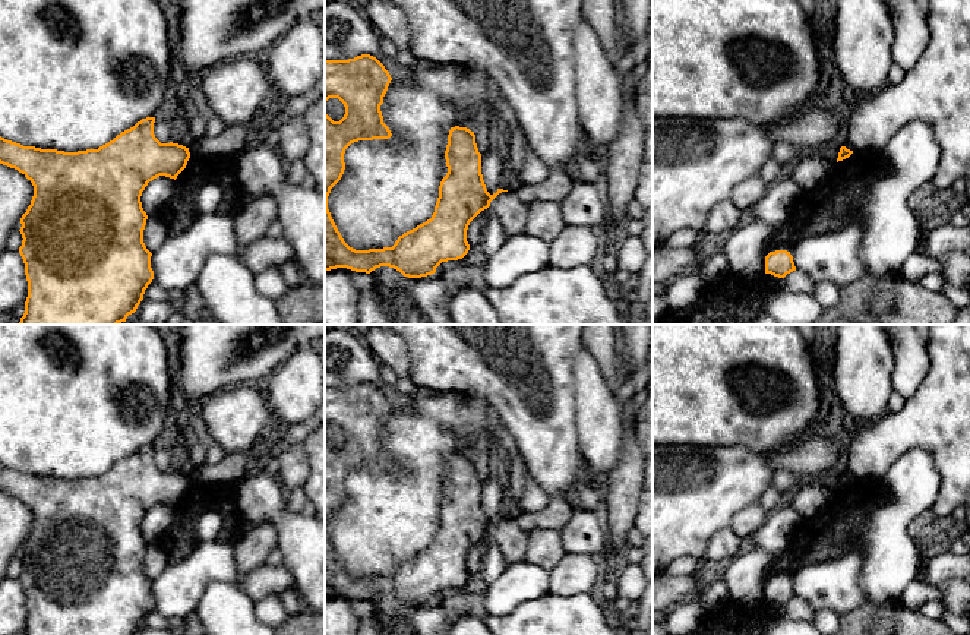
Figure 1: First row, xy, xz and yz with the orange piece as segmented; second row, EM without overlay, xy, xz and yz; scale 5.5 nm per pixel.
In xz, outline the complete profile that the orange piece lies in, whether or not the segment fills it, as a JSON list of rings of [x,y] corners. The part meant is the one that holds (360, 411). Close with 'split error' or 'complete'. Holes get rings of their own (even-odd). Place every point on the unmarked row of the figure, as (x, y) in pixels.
[[[370,382],[325,388],[325,598],[347,595],[370,601],[389,594],[408,606],[432,603],[442,590],[468,581],[470,550],[499,521],[508,519],[487,519],[474,459],[451,455],[445,478],[448,500],[440,509],[432,546],[399,563],[392,575],[350,575],[331,544],[328,524],[344,502],[344,481],[351,471],[392,464],[380,439],[391,408],[385,394]],[[329,426],[338,426],[345,435],[339,449],[326,442]]] | complete

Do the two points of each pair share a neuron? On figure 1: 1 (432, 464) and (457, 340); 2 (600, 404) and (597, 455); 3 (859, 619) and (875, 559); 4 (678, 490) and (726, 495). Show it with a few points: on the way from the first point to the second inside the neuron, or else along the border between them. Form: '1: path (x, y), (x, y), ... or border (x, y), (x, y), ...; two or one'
1: border (413, 384), (432, 389), (460, 389), (480, 397); two
2: path (600, 417), (600, 442); one
3: border (868, 606), (871, 610); two
4: path (689, 490), (714, 490); one

